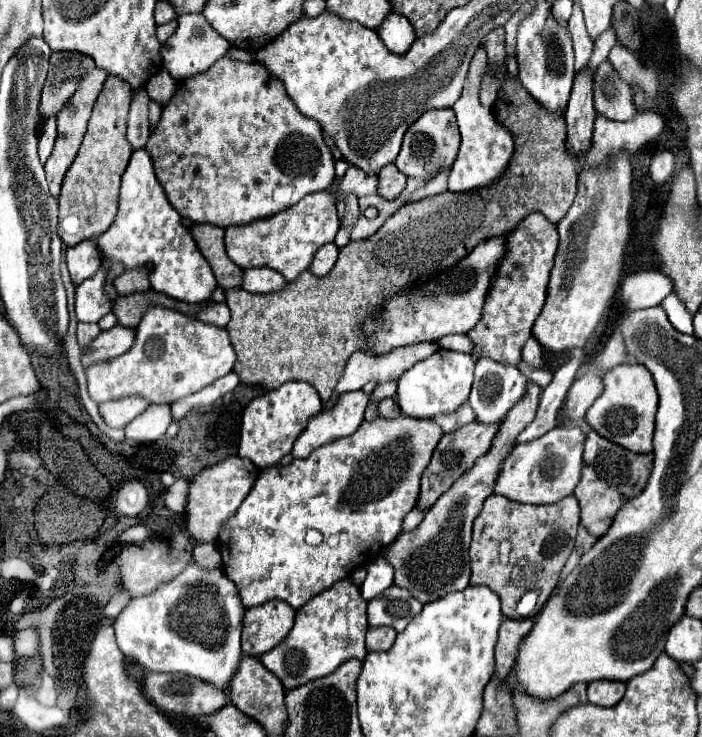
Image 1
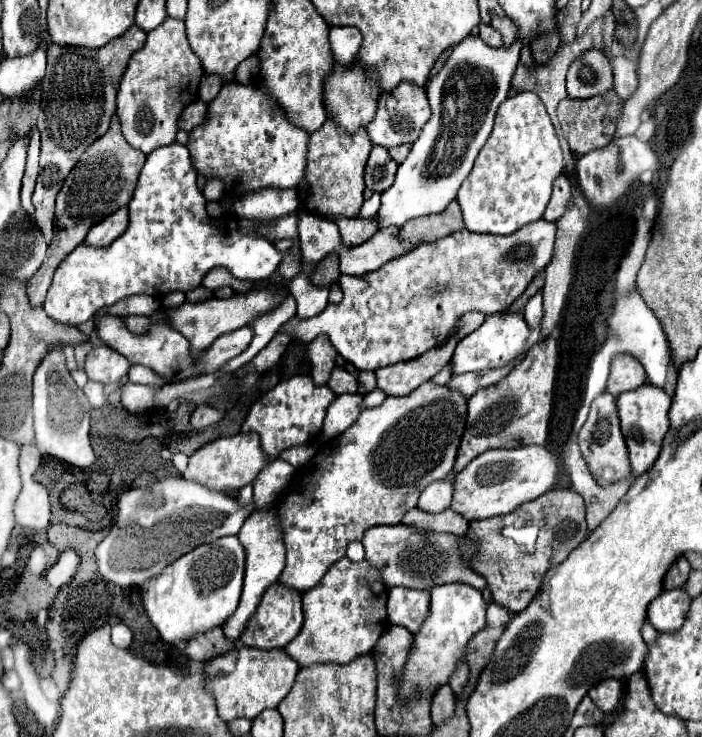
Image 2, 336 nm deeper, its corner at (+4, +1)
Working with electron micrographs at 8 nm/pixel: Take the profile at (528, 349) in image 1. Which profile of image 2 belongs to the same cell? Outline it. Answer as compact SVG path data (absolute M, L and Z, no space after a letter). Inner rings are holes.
M538 291L534 297L530 297L530 301L524 307L524 319L526 323L532 327L536 325L536 321L540 321L544 315L544 307L542 307L542 293Z

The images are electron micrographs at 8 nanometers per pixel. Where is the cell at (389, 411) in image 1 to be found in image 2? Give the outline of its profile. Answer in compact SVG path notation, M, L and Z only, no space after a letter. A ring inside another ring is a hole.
M358 371L358 391L360 393L368 393L372 389L376 389L376 375L372 371Z

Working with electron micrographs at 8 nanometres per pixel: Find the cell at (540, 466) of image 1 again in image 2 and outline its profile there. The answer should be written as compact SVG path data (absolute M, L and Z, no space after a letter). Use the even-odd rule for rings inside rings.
M526 445L518 449L490 449L476 457L454 477L454 497L450 509L466 521L488 519L512 513L518 505L528 503L552 489L558 475L558 459L542 445Z

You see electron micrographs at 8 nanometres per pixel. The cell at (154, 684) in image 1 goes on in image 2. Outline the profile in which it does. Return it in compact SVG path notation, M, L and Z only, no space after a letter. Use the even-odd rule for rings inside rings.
M238 645L236 649L208 661L206 677L208 677L208 689L216 697L218 715L224 721L232 721L238 717L254 719L264 709L276 709L292 689L296 677L294 673L298 673L298 669L300 665L286 653L286 649L266 651Z

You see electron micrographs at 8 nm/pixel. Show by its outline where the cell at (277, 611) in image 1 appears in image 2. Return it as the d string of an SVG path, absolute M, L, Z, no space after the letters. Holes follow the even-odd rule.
M274 583L268 587L256 613L252 615L242 635L242 643L248 647L258 647L258 649L282 649L298 635L298 631L302 629L302 623L304 623L302 593L292 587L284 587L282 583Z

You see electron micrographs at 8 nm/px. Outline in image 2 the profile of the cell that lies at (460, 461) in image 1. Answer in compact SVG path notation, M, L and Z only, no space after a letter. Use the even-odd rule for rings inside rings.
M552 335L538 341L526 357L496 385L478 389L468 399L468 423L460 443L454 471L460 473L474 457L488 449L516 449L520 445L544 445L548 437L548 423L552 411L552 395L558 365L558 343Z

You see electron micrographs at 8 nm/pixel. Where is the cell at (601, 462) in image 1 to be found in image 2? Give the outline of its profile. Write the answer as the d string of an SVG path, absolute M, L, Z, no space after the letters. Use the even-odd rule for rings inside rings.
M604 391L600 397L596 397L592 401L588 419L582 425L580 435L578 435L578 443L580 443L580 451L582 451L590 471L594 473L594 477L598 479L600 485L606 485L608 481L612 483L612 481L630 477L628 447L626 447L626 441L624 441L622 431L620 431L620 419L618 419L618 409L616 409L616 397L614 395L608 395ZM606 471L608 471L608 479L604 479Z

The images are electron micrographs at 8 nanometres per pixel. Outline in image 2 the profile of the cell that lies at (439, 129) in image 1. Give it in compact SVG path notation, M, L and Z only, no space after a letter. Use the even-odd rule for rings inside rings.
M402 81L392 91L386 91L380 95L376 115L368 123L366 129L368 129L368 135L374 145L382 145L382 147L390 149L390 147L396 147L402 143L414 143L416 137L420 135L420 129L428 121L428 117L430 117L430 105L428 105L424 89L414 83Z

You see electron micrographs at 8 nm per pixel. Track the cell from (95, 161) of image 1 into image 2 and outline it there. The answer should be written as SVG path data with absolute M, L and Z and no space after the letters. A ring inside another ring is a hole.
M114 115L110 131L106 135L102 135L98 141L94 141L84 151L82 159L70 171L70 175L64 181L64 187L58 193L56 217L54 217L56 227L54 227L52 243L48 247L42 267L28 281L28 299L30 299L32 307L38 307L44 303L44 297L46 297L46 291L50 287L56 267L70 251L74 251L80 243L84 243L90 227L94 227L96 223L106 219L106 215L128 205L128 201L132 199L140 169L144 167L144 161L146 161L146 155L126 143L126 139L120 131L120 121Z

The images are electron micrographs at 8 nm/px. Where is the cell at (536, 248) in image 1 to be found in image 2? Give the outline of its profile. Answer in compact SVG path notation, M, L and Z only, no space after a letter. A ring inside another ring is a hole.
M562 173L556 181L554 181L554 189L552 189L552 197L550 203L546 207L544 219L546 221L556 221L560 219L560 215L564 215L568 203L572 201L572 185L568 181L568 177Z

